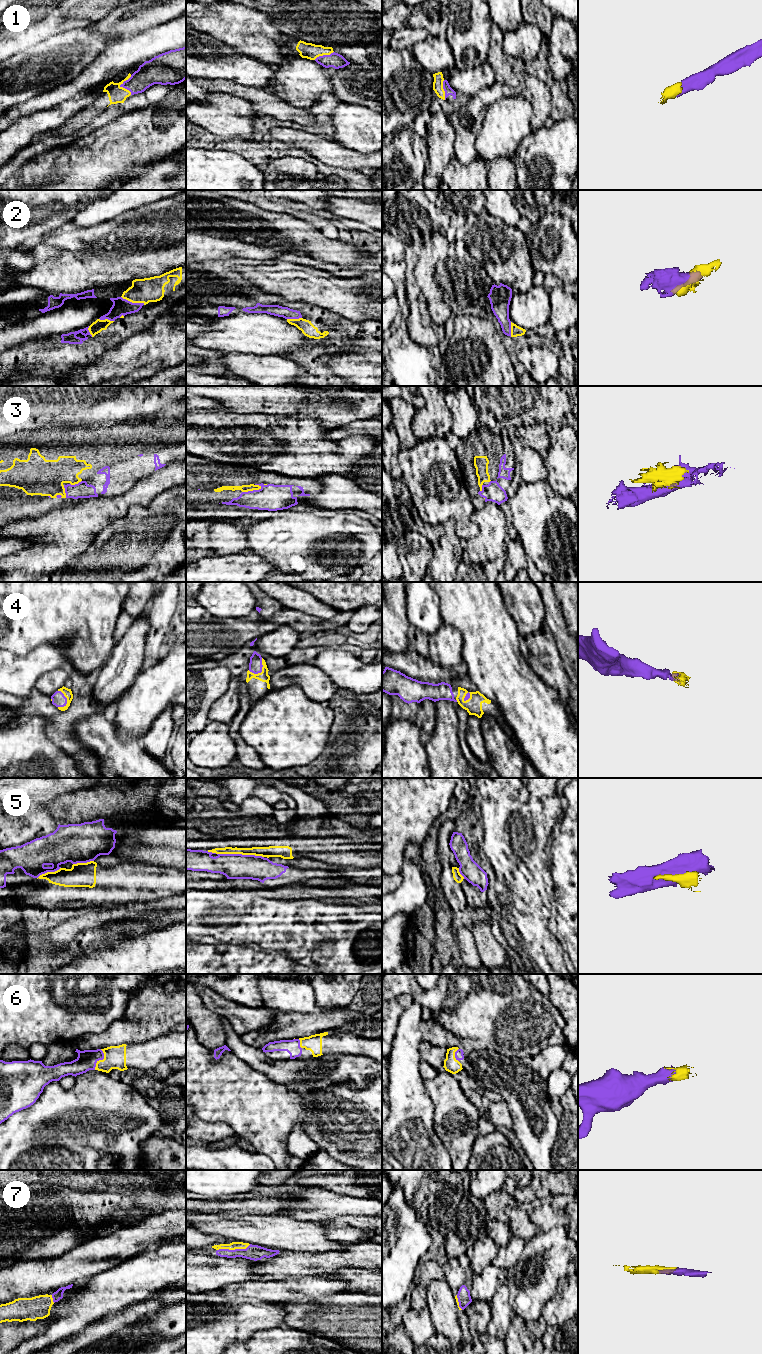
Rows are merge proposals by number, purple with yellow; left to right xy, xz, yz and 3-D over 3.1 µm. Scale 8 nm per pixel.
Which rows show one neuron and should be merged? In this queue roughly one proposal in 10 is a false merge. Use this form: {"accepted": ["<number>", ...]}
{"accepted": ["1", "2", "3", "4", "6", "7"]}

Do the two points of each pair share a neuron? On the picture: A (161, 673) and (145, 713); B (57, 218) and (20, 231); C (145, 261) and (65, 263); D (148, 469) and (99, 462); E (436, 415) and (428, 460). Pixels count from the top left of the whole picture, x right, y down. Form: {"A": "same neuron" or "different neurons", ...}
{"A": "same neuron", "B": "same neuron", "C": "same neuron", "D": "same neuron", "E": "different neurons"}

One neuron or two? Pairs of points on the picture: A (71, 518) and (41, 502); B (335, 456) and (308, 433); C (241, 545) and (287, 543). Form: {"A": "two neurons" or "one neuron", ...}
{"A": "two neurons", "B": "one neuron", "C": "two neurons"}

